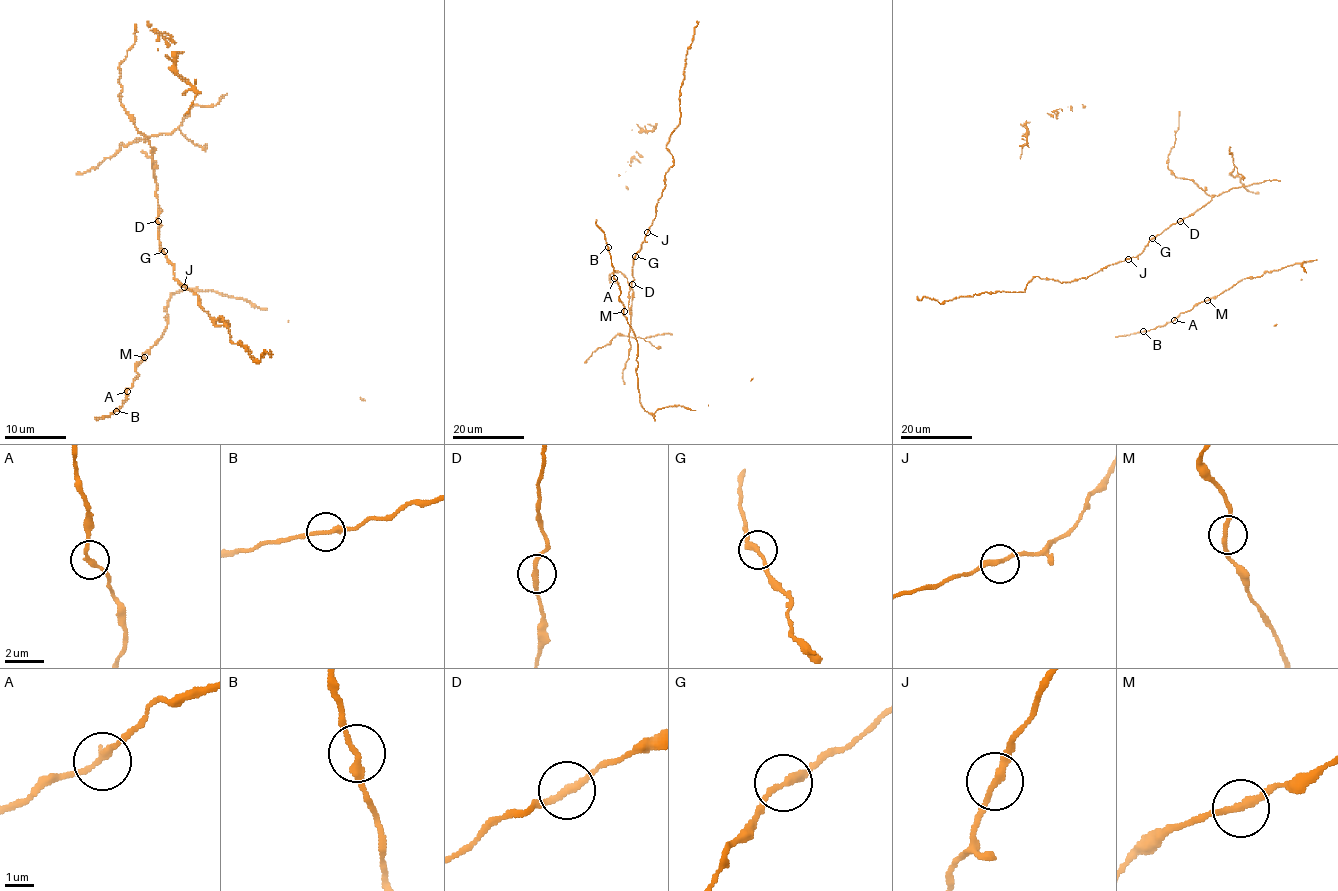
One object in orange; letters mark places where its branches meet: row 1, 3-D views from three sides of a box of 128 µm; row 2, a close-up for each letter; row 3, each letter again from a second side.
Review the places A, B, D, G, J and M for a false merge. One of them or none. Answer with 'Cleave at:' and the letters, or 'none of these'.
Cleave at: none of these

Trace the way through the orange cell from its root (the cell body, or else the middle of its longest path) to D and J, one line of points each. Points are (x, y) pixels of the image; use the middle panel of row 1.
D: (634, 257), (632, 284)
J: (634, 257), (647, 232)

